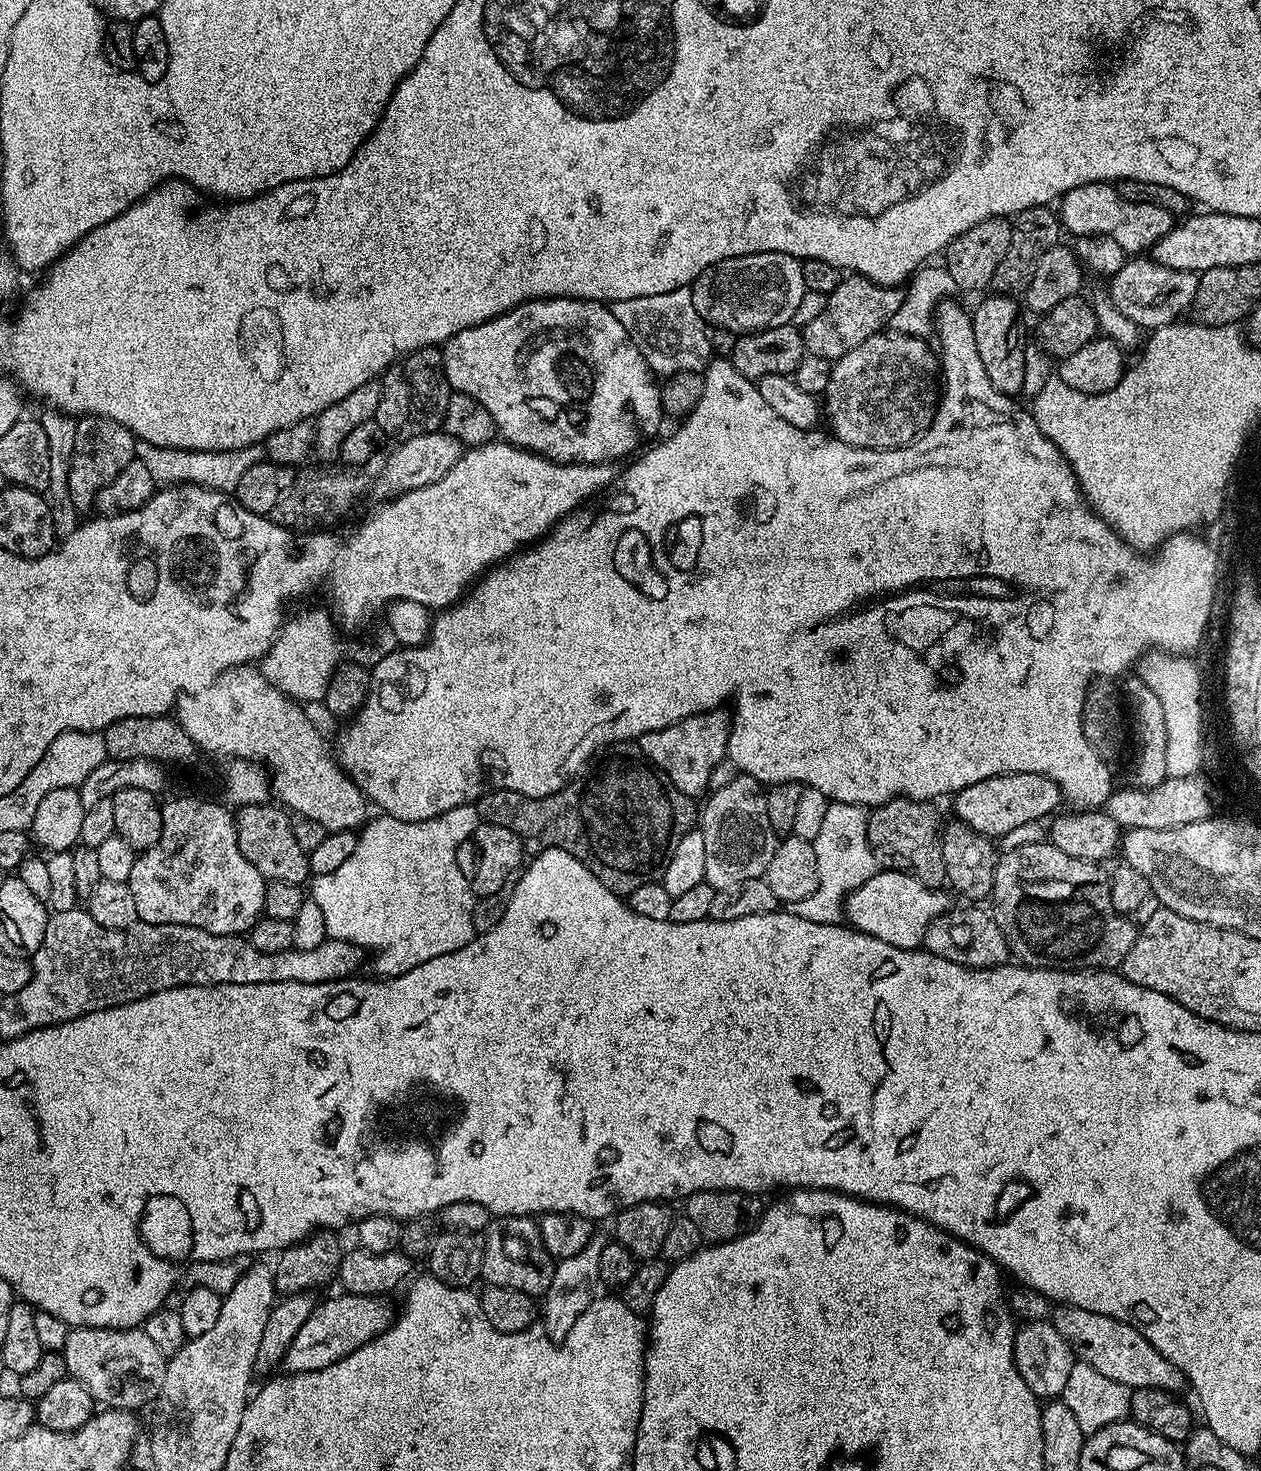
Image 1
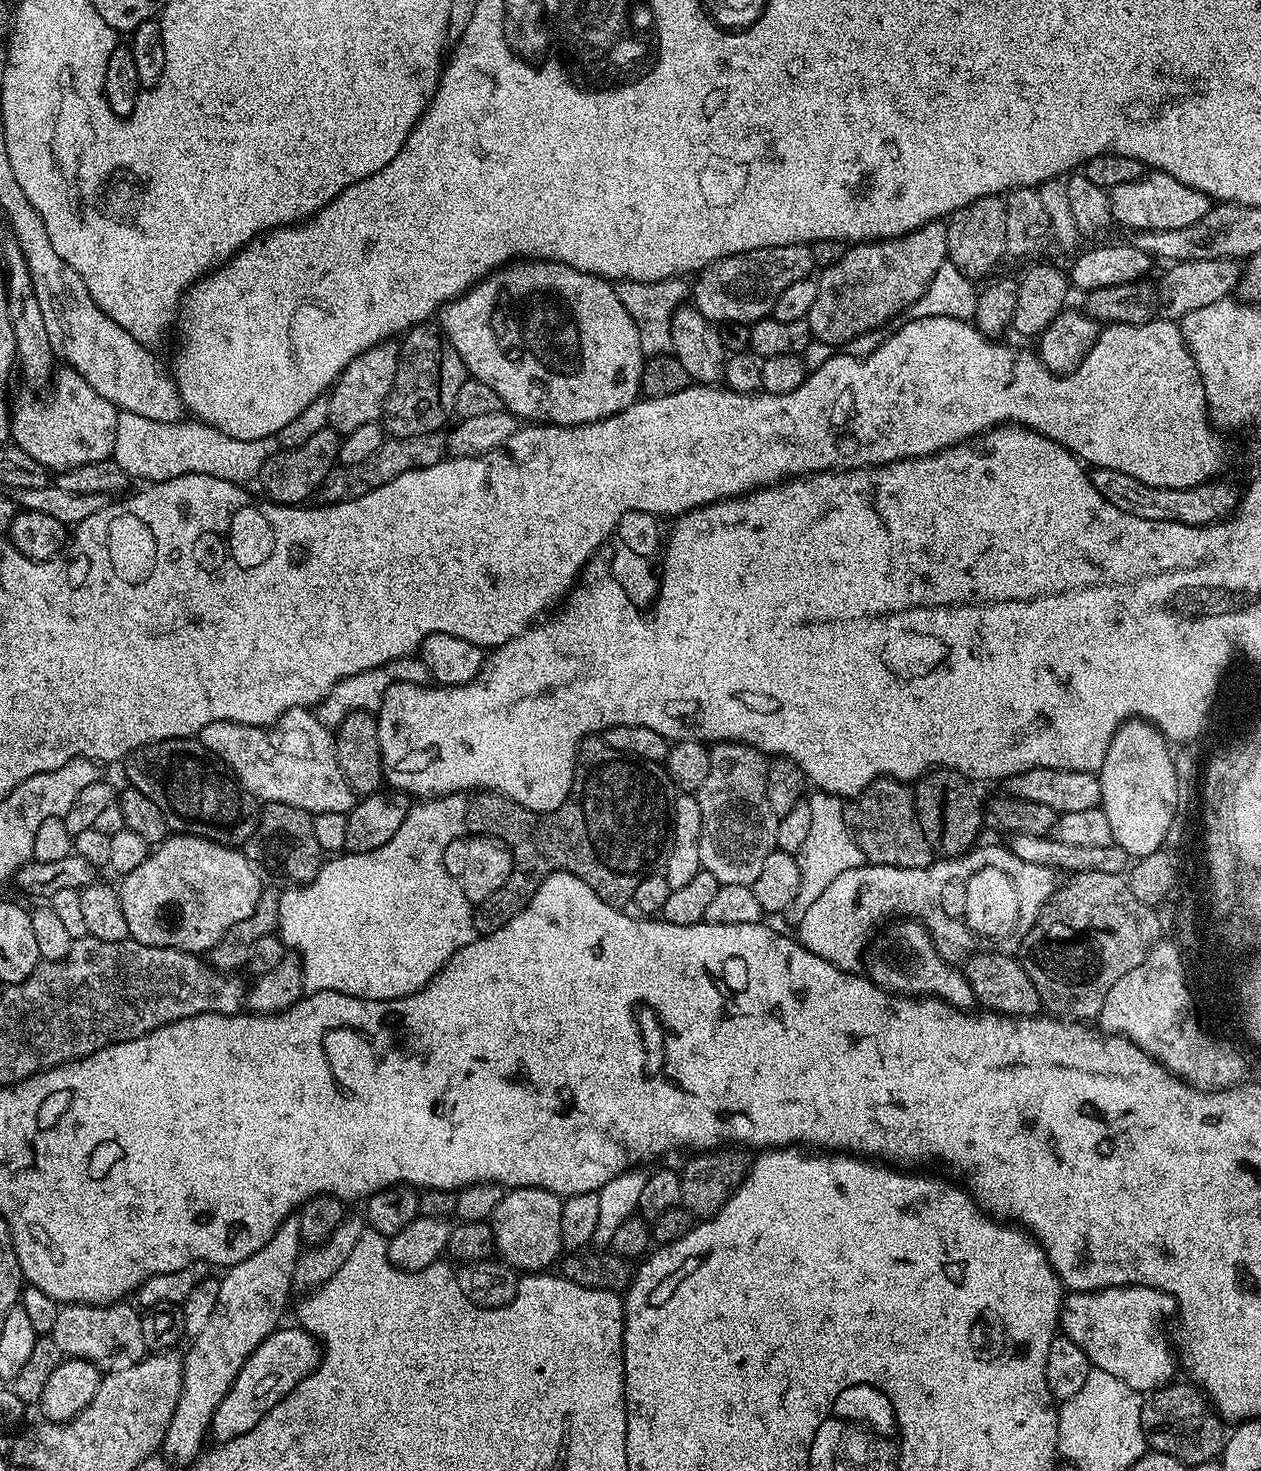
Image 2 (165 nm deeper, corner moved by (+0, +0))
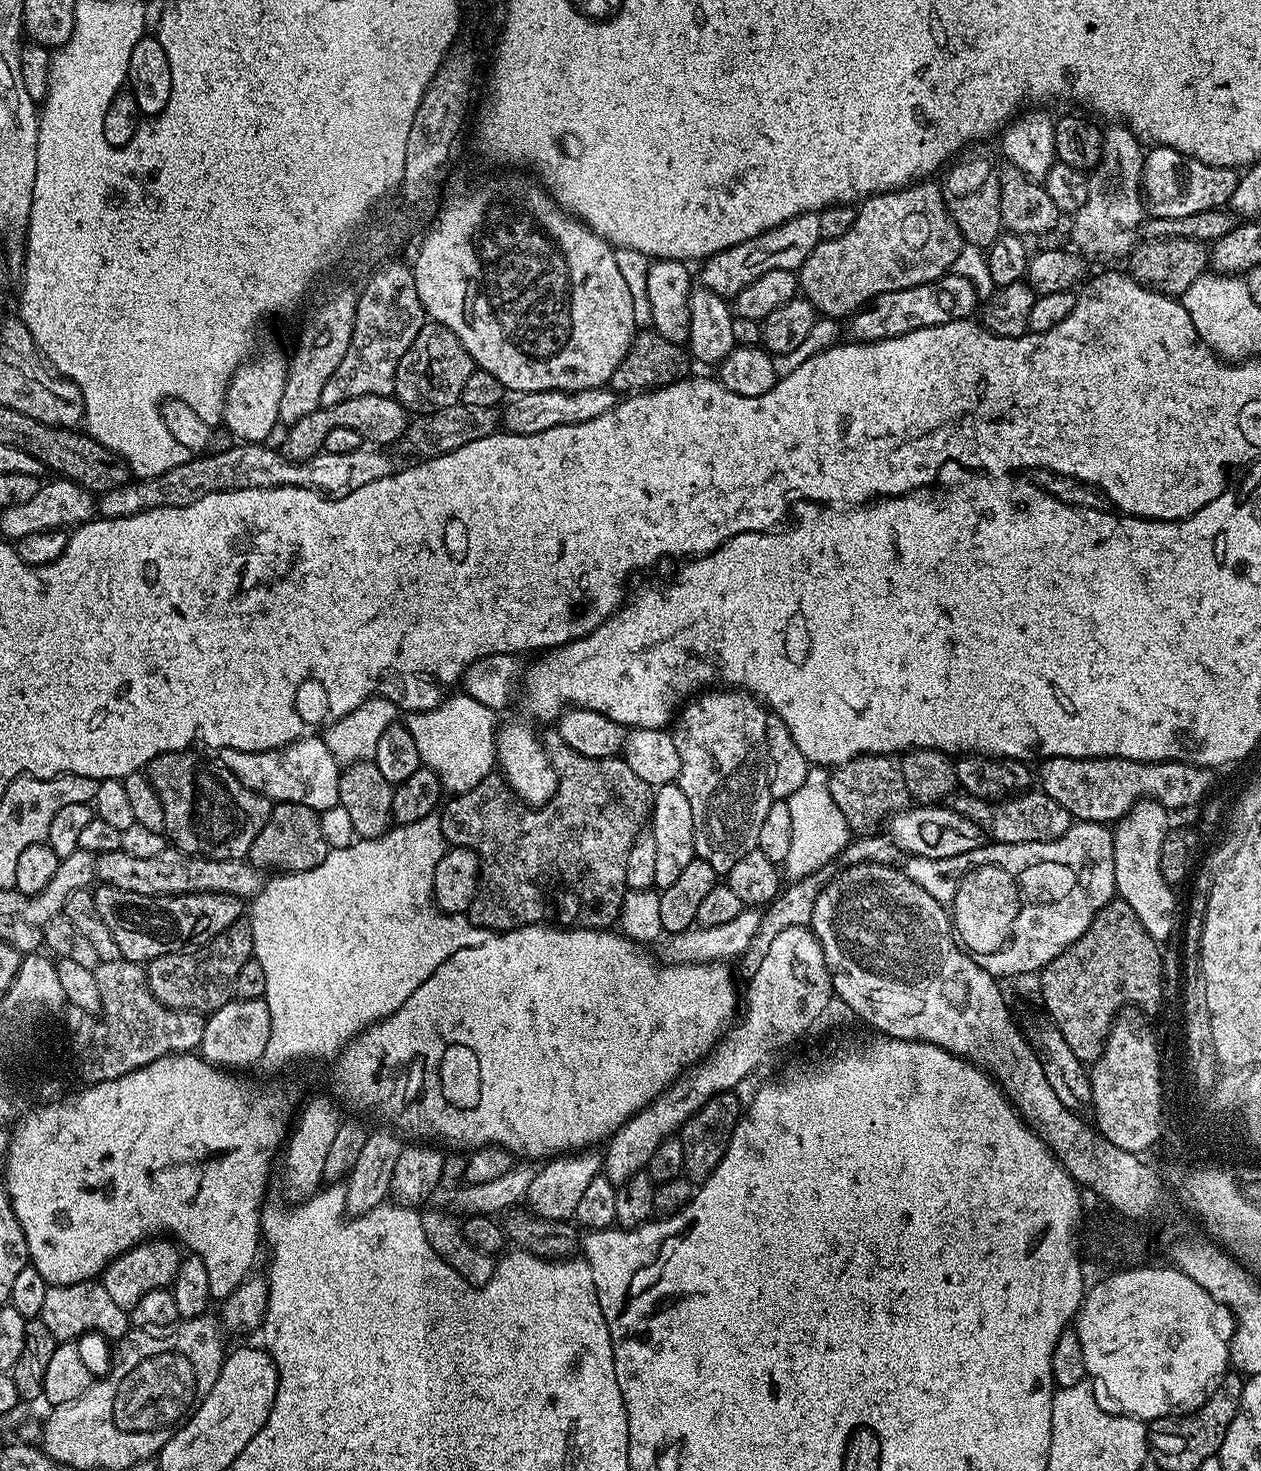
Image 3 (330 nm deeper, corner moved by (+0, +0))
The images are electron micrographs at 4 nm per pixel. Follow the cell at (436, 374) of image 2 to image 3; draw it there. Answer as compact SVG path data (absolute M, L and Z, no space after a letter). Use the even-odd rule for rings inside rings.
M428 322L414 339L414 342L411 342L410 350L406 350L406 354L402 354L402 358L398 362L394 395L409 410L415 410L415 408L420 408L416 410L435 410L454 406L460 403L462 386L466 386L466 378L470 378L473 370L472 358L462 346L460 339L446 326Z

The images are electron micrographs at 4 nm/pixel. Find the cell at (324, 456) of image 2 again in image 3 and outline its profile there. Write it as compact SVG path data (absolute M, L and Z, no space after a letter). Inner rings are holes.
M362 394L358 398L350 398L334 406L322 406L314 410L314 414L306 414L306 418L298 418L298 422L294 422L288 429L282 452L288 459L297 462L319 456L324 452L324 443L330 435L330 430L338 430L338 426L358 430L369 445L388 446L384 444L392 444L395 440L396 443L403 441L409 423L409 409L405 408L395 395Z

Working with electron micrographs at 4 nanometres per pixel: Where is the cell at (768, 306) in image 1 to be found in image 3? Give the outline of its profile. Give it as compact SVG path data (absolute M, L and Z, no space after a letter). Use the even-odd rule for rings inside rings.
M815 215L795 216L777 228L763 232L761 236L750 238L738 246L730 246L718 254L708 257L703 261L700 272L699 283L708 288L714 294L725 298L735 298L742 290L762 274L770 270L790 270L796 272L804 263L806 258L814 250L814 246L820 244L819 222Z

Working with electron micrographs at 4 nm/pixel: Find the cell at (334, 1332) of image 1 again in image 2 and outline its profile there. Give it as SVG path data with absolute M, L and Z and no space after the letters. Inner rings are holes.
M281 1326L275 1332L270 1333L256 1347L254 1354L246 1358L226 1398L218 1402L218 1410L214 1410L212 1419L211 1435L217 1436L215 1439L223 1442L254 1430L254 1426L258 1426L264 1413L270 1411L279 1400L286 1398L286 1394L290 1394L290 1390L294 1390L294 1386L302 1382L302 1378L309 1376L319 1366L321 1355L322 1348L317 1337L310 1332L305 1332L299 1326L293 1326L293 1328Z

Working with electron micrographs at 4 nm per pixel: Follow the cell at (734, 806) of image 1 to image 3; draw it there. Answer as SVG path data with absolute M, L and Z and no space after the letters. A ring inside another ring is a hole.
M742 690L710 692L706 696L697 695L689 699L679 709L671 729L674 746L678 746L680 759L680 779L682 794L690 802L694 813L694 842L696 855L710 862L718 874L727 874L740 858L757 851L758 832L762 822L766 822L766 810L770 810L773 798L770 794L770 765L766 730L769 713L759 699L753 698Z

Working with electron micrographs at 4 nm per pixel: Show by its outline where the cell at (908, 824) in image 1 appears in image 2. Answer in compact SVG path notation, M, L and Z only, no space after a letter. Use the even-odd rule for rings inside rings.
M882 776L845 803L846 826L870 864L895 868L925 868L934 863L934 853L916 817L916 797L903 780Z

